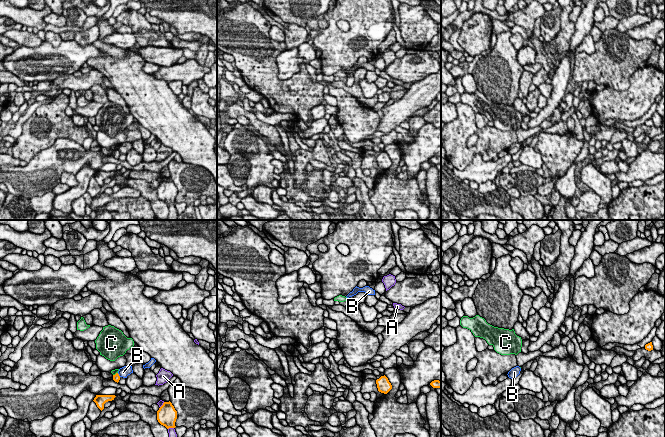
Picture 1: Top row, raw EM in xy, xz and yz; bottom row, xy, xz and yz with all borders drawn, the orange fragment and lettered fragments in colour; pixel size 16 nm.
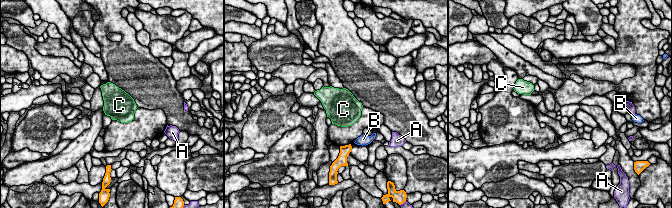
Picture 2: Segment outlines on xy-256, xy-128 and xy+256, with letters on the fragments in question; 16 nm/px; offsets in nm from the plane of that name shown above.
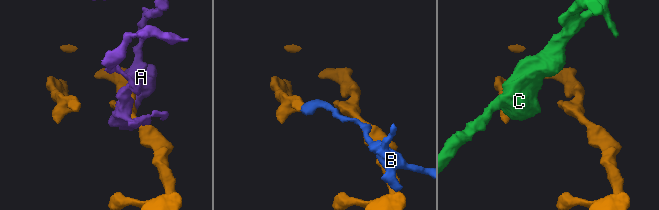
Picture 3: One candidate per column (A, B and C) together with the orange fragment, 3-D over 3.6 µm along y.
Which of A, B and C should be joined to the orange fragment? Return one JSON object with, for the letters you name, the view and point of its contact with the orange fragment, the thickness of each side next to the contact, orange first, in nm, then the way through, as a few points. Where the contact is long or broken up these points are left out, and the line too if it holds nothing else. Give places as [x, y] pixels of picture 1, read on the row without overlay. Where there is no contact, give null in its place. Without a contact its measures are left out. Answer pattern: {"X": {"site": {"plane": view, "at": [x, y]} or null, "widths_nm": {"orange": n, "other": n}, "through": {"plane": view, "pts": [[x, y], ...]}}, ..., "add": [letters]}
{"add": []}

